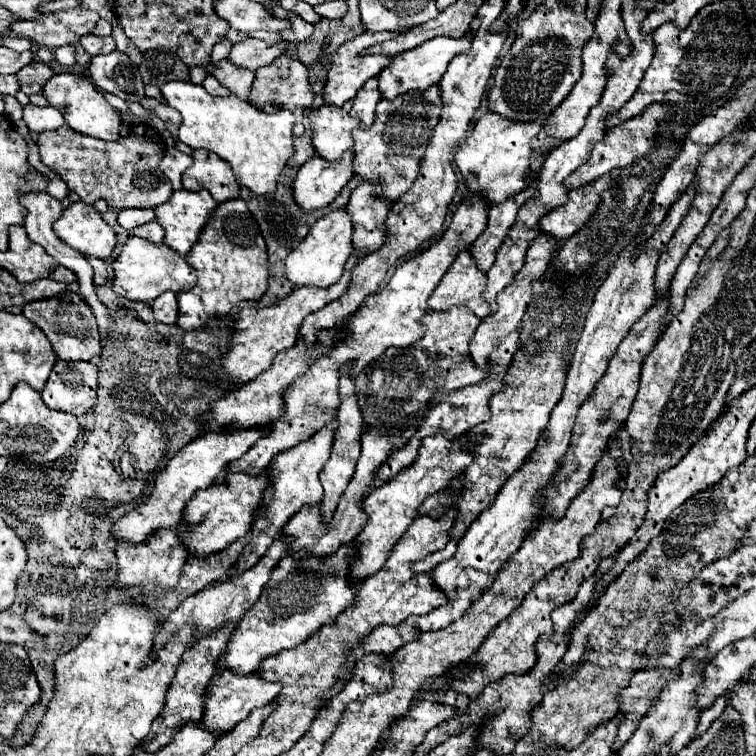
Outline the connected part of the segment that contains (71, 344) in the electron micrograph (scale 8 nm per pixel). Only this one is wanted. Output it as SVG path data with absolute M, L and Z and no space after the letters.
M64 291L58 297L32 301L32 303L26 303L22 307L14 307L12 311L24 315L26 319L30 319L34 325L38 325L46 333L46 337L50 339L52 349L58 355L58 359L64 359L64 361L90 361L94 355L98 357L100 351L102 351L98 329L96 329L96 337L92 335L94 333L92 327L96 325L96 319L94 319L90 307L82 301L82 297L78 293Z

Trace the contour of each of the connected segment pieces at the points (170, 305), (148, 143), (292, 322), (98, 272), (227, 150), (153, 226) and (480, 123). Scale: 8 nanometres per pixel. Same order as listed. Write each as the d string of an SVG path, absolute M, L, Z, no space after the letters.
M166 291L164 295L160 295L160 299L154 299L152 303L152 311L156 321L172 325L178 319L178 305L176 305L176 295L172 295L172 291Z
M138 123L130 135L120 137L118 141L102 141L90 135L82 135L68 125L58 127L56 131L40 133L40 157L42 163L52 167L68 185L70 191L78 193L84 203L94 203L104 199L110 209L134 209L134 207L158 207L166 203L172 195L170 179L160 169L160 159L164 157L164 145L148 125Z
M368 251L352 253L352 257L346 263L346 269L344 269L340 281L330 285L328 289L326 287L310 287L310 285L308 287L298 287L288 297L284 297L282 301L278 301L278 303L274 303L270 307L264 307L264 309L246 307L246 309L242 309L236 315L236 325L234 325L236 327L236 335L232 339L228 355L224 357L226 375L236 379L238 383L248 383L254 377L258 377L262 371L266 371L280 351L290 349L290 347L296 345L296 335L298 335L300 325L302 325L306 315L310 315L310 313L318 311L318 309L322 309L324 305L340 299L348 291L348 283L352 279L352 271L358 265L358 261L362 257L366 257L366 255L368 255Z
M88 257L92 269L94 269L94 283L96 285L106 285L108 283L108 277L106 277L106 263L102 259L92 259Z
M170 81L160 91L166 103L178 109L182 115L182 123L178 127L178 139L182 143L190 145L192 149L212 151L220 159L228 161L238 185L248 187L254 195L276 191L278 175L294 155L294 115L288 109L264 113L236 95L214 97L202 85L186 81Z
M156 221L144 223L144 225L140 225L140 227L134 227L134 229L132 229L132 235L142 237L142 239L154 243L154 245L162 245L162 243L164 243L164 229L162 229Z
M488 111L484 117L480 117L474 125L472 135L460 145L454 161L458 169L462 171L466 185L472 193L482 191L488 199L488 203L500 203L532 185L538 183L540 173L530 171L532 161L538 165L544 165L546 155L540 149L532 149L532 137L536 137L546 121L536 119L530 123L522 121L510 121L498 113Z

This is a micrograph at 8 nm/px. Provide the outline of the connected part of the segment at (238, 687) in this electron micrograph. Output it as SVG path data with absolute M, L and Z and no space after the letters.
M220 671L220 675L216 675L212 683L208 683L208 691L204 695L204 701L206 701L204 723L208 723L208 727L220 727L220 731L226 733L230 731L230 727L236 727L236 723L246 719L252 709L268 705L280 691L282 691L280 683L270 683L262 679L256 671L250 675L236 675L232 671Z

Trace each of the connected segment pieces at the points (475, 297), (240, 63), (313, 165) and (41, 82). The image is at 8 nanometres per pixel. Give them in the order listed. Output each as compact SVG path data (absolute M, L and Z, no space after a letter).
M460 251L444 279L438 283L432 299L428 301L430 311L446 311L452 305L466 305L480 319L490 313L488 301L482 297L486 289L486 273L476 267L470 251Z
M244 39L240 43L236 43L228 55L228 61L234 63L236 67L244 67L244 69L252 69L256 71L258 67L264 67L266 63L272 63L272 59L280 57L284 51L288 49L288 41L280 43L280 45L270 45L264 43L260 39Z
M348 149L344 151L338 159L334 161L328 161L324 157L312 157L310 161L306 161L298 175L296 175L296 181L294 181L294 199L296 203L304 209L304 211L310 211L310 209L320 209L320 207L326 207L328 203L334 201L334 197L340 193L340 189L354 177L354 171L352 171L352 161L354 161L354 151Z
M32 61L28 63L28 67L22 67L20 73L16 73L20 87L26 95L34 95L34 93L42 93L46 81L54 75L52 67L42 63L42 61Z

